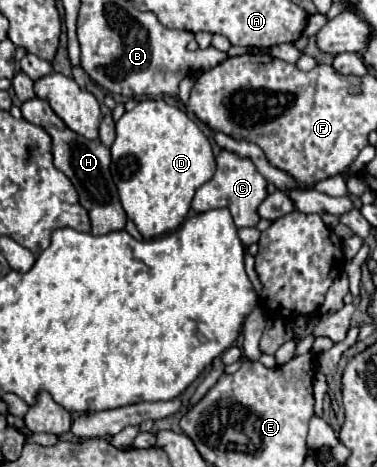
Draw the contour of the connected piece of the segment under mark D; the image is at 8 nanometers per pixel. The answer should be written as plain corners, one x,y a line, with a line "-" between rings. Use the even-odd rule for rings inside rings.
143,99
135,105
135,109
125,111
117,121
117,137
111,145
111,175
119,189
121,205
127,217
137,225
139,233
145,239
169,233
181,225
185,215
189,213
191,199
195,191
207,183
215,173
215,155
211,151
209,139
197,127
193,119
187,117
185,111
165,103
163,99

